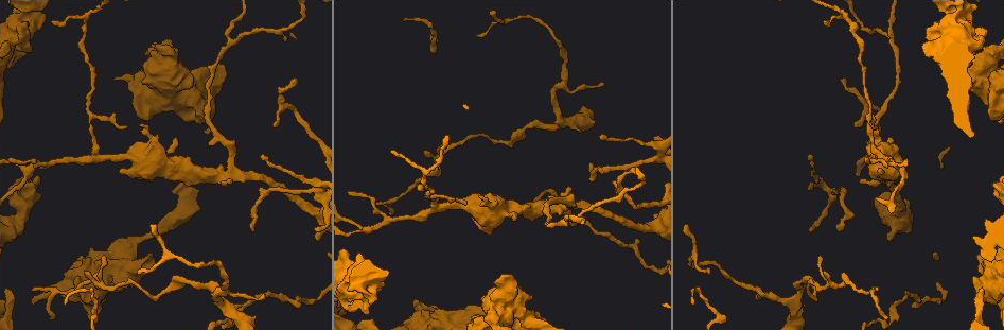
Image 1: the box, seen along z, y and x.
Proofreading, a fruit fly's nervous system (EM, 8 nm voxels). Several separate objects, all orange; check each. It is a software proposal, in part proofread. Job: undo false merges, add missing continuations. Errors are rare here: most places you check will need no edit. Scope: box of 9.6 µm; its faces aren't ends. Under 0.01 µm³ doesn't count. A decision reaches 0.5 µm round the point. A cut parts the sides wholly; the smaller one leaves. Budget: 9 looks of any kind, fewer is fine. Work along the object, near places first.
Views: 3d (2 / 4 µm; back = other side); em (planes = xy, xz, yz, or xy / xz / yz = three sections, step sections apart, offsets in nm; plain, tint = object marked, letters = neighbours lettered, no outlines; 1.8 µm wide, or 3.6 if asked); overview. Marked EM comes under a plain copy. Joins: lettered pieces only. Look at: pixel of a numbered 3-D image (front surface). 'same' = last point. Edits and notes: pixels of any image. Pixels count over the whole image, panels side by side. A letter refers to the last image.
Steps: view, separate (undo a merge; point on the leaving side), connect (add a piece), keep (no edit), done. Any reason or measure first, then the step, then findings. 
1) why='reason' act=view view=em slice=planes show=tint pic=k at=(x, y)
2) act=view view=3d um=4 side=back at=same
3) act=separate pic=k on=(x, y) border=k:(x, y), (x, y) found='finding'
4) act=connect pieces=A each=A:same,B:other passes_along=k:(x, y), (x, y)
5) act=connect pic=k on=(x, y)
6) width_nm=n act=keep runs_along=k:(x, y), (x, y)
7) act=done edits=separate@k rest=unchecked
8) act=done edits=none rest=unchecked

why='thick end' act=view view=3d um=4 side=back pic=1 at=(993, 301)

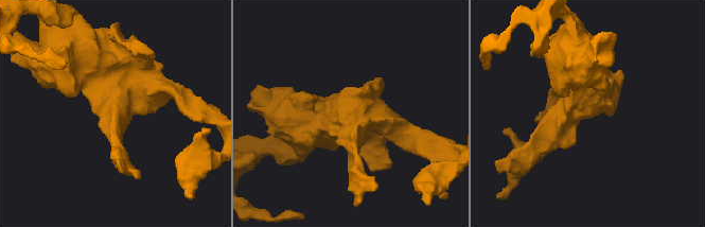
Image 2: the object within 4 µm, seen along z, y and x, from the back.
why='need the tissue' act=view view=em um=3.6 slice=planes show=letters pic=2 at=(592, 109)

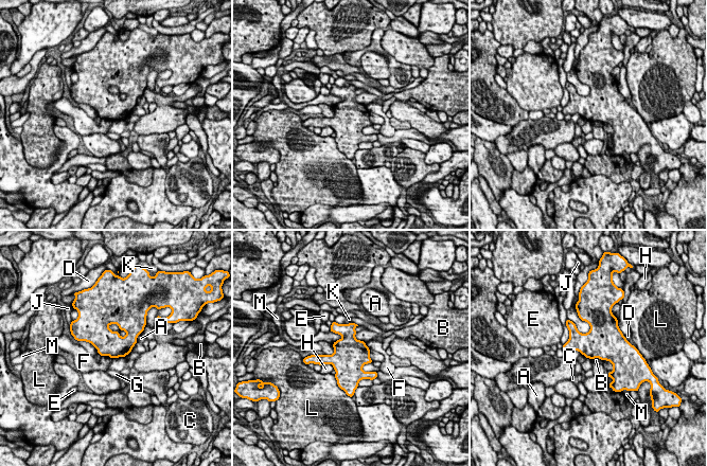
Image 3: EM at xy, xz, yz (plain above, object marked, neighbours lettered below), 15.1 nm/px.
longest_contact=J:380nm act=keep each=A:other,B:other,C:other,D:other,E:other,F:other,G:other,H:other,J:other,K:other,L:other,M:other border=3:(102, 355), (108, 355), (112, 358) found='no lettered piece goes on from it'

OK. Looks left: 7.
why='branch stops here' act=view view=em slice=xy step=16 show=tint pic=1 at=(481, 196)

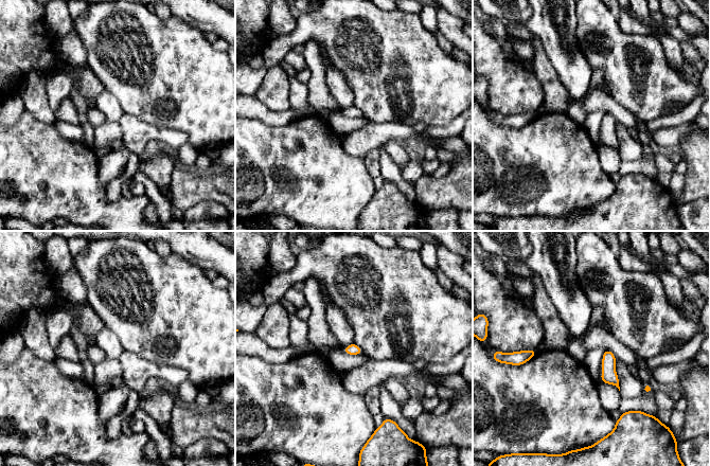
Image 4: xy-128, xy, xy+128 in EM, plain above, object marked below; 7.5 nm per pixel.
why='another direction' act=view view=em slice=planes show=letters at=same

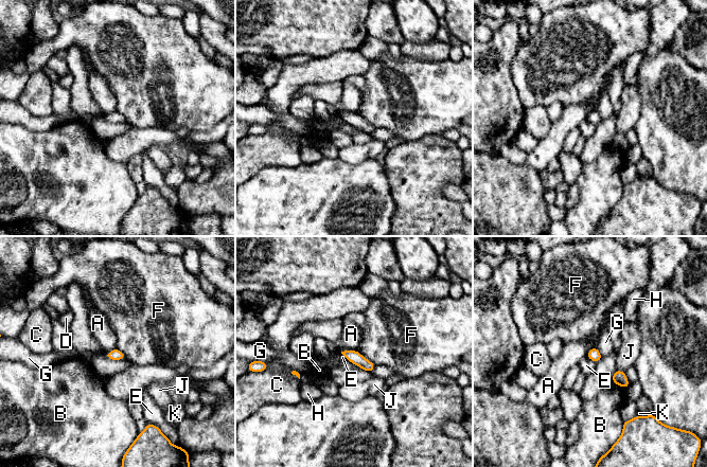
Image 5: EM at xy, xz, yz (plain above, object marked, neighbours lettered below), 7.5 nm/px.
act=keep each=A:other,B:other,C:other,D:other,E:other,F:other,G:other,H:other,J:other,K:other border=5:(105, 354), (111, 359), (125, 357) found='no lettered piece goes on from it'

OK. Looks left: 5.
why='calibre changes' act=view view=3d um=4 side=back pic=1 at=(17, 36)

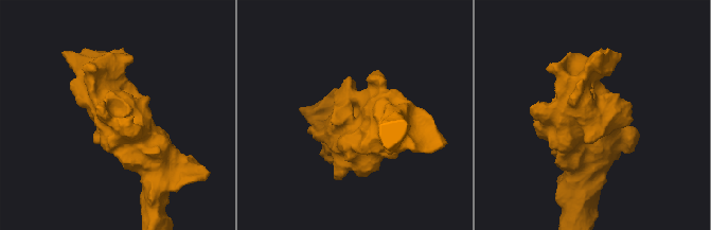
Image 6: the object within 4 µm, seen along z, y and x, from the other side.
why='now the EM' act=view view=em um=3.6 slice=yz step=8 show=letters pic=6 at=(352, 115)

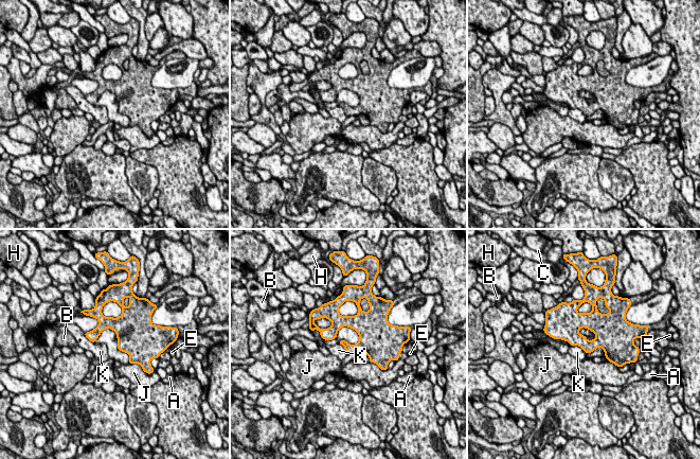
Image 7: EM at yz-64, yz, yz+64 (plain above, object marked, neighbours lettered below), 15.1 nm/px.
width_nm=100 longest_contact=K:300nm act=keep each=A:other,B:other,C:other,E:other,H:other,J:other,K:other found='continuous, no second cell'

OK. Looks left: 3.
why='thin end' act=view view=em slice=yz step=16 show=tint pic=1 at=(254, 230)

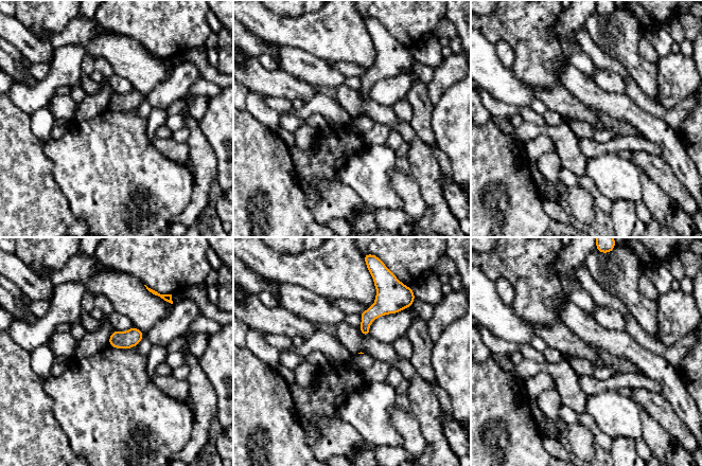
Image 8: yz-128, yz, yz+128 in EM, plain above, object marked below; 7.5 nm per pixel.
why='cut it another way' act=view view=em slice=planes show=tint at=same

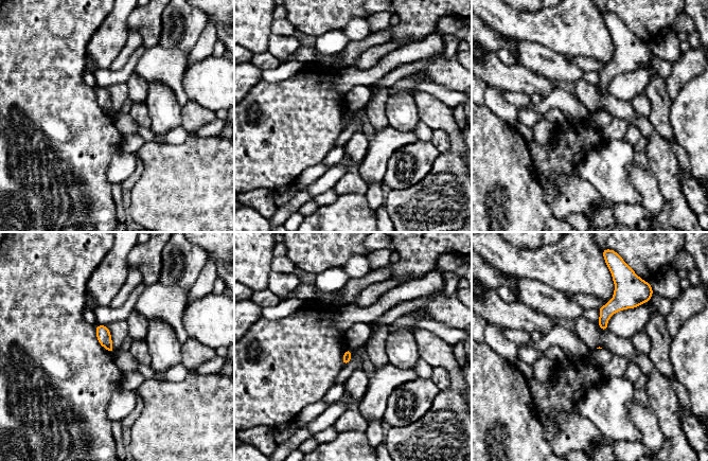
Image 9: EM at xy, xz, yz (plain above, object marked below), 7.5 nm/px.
act=view view=em slice=planes show=letters at=same

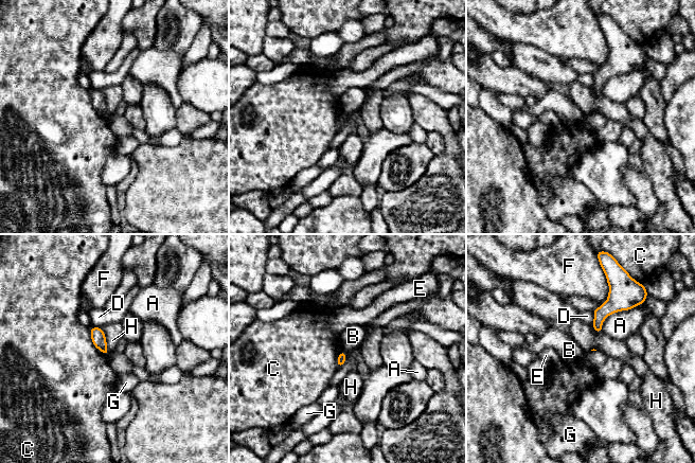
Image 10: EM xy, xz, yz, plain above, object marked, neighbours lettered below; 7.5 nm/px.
longest_contact=A:320nm act=keep each=A:other,B:other,C:other,D:other,E:other,F:other,G:other,H:other found='no lettered piece goes on from it'

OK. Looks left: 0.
act=done edits=none rest=unchecked

